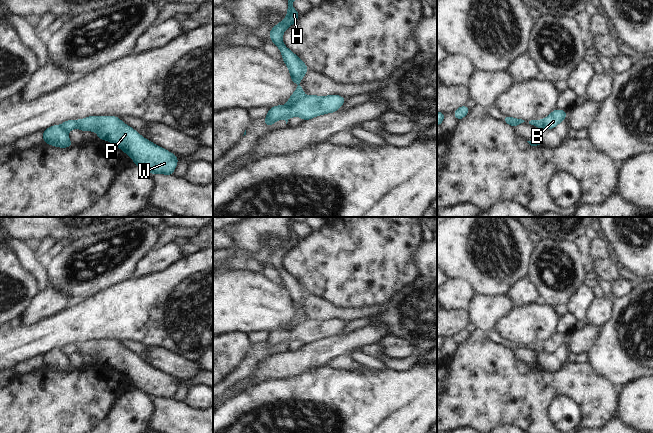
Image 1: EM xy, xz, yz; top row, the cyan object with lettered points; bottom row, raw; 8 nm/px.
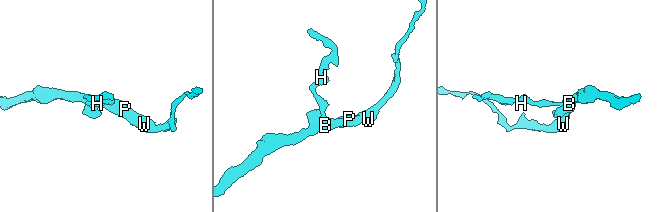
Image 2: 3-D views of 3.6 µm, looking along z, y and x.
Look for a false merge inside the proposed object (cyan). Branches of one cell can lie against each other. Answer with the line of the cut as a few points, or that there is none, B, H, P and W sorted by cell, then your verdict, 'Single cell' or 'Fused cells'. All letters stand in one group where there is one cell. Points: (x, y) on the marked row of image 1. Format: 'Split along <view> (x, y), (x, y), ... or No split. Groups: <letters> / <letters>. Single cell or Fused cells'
Split along xz (304, 96), (286, 106). Groups: B P W / H. Fused cells.

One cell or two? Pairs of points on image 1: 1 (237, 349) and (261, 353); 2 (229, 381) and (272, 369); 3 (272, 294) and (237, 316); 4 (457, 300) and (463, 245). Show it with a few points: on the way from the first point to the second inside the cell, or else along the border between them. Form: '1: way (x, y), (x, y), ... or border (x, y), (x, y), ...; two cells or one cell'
1: border (251, 344), (245, 353); two cells
2: border (265, 358), (258, 363), (257, 367), (248, 376); two cells
3: way (263, 303), (250, 303), (246, 307); one cell
4: border (447, 278), (465, 280), (475, 293); two cells

